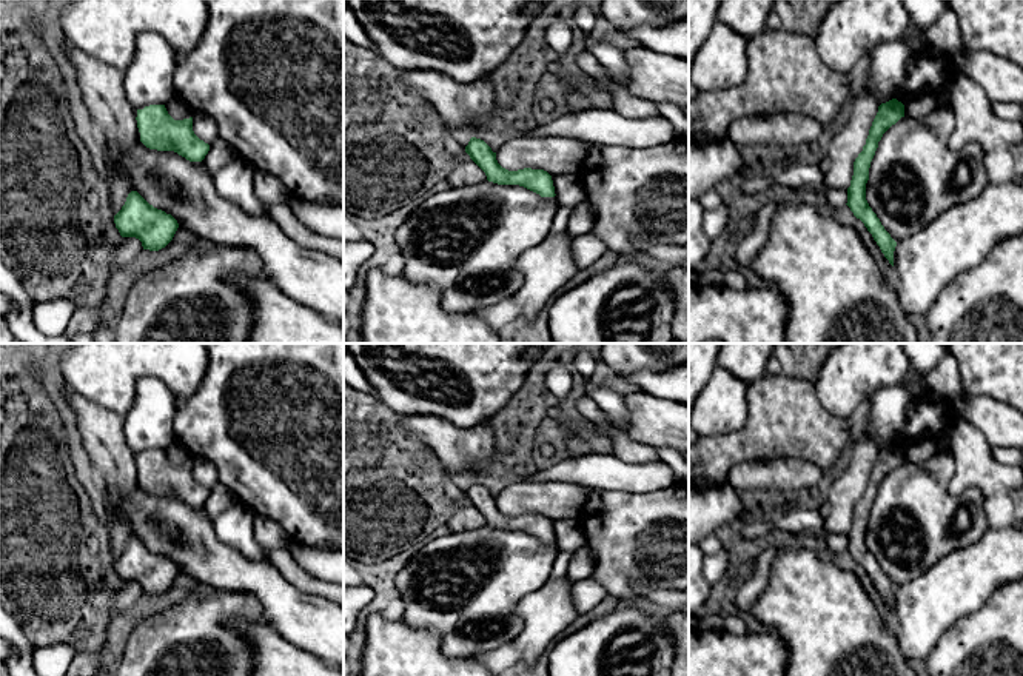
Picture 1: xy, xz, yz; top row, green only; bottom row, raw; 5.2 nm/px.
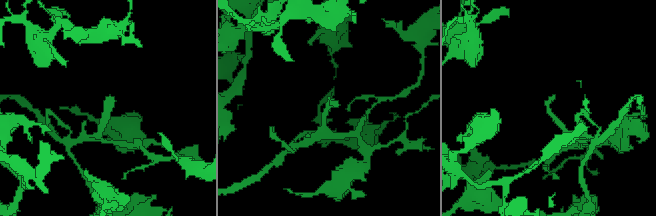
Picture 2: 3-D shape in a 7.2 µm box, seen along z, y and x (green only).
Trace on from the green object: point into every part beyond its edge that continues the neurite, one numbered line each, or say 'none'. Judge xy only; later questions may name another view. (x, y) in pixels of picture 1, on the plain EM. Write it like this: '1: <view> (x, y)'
none

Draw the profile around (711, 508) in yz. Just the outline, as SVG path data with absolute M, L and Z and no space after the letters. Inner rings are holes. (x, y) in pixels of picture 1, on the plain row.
M689 480L689 544L699 545L724 527L735 527L743 514L738 491L729 484L698 487Z

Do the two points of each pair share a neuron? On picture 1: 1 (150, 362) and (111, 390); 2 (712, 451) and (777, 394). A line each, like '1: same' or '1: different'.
1: same
2: same

